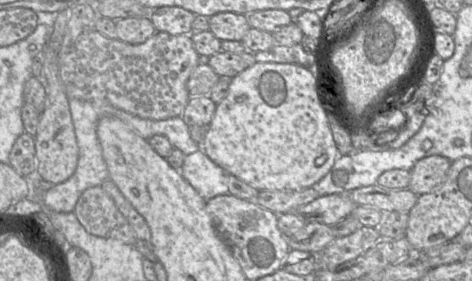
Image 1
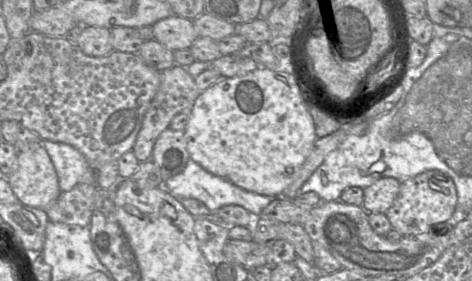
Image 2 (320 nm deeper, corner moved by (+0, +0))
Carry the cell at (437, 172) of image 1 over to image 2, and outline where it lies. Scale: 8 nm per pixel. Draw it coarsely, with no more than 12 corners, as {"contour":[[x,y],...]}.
{"contour":[[386,177],[364,188],[362,207],[385,213],[401,182]]}

